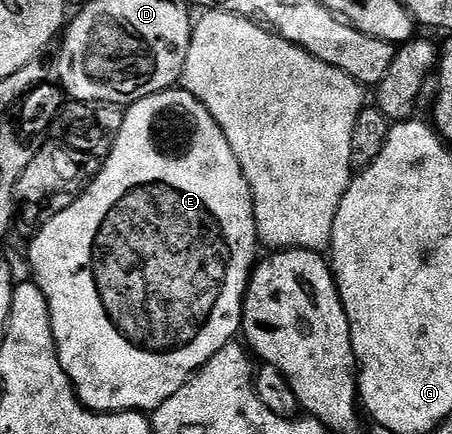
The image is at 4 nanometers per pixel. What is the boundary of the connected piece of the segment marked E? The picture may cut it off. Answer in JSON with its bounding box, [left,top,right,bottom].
[28,89,262,413]

